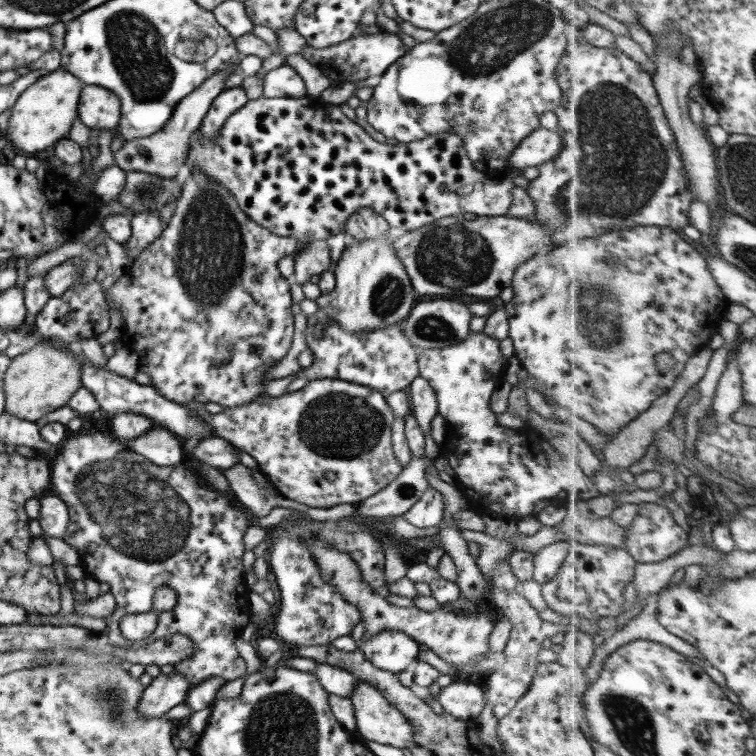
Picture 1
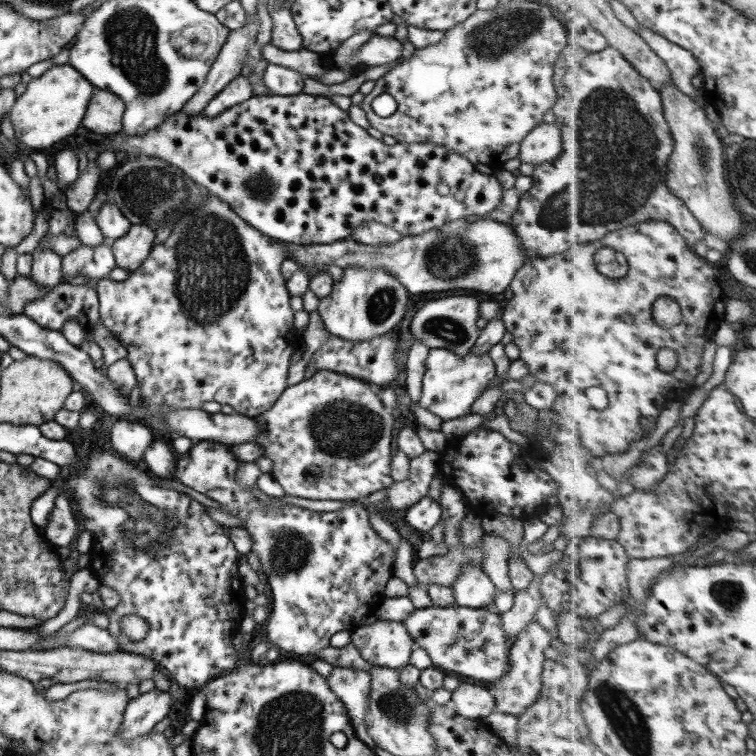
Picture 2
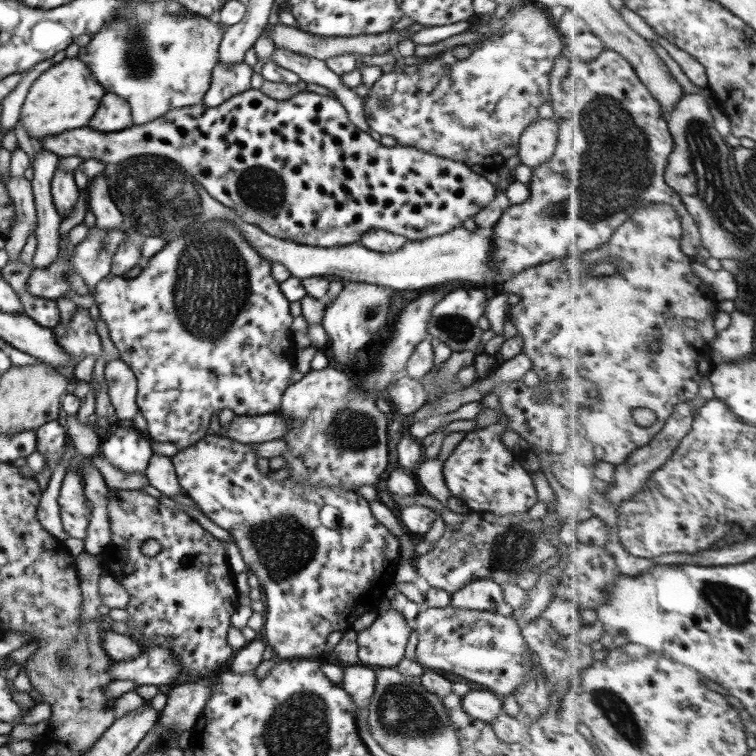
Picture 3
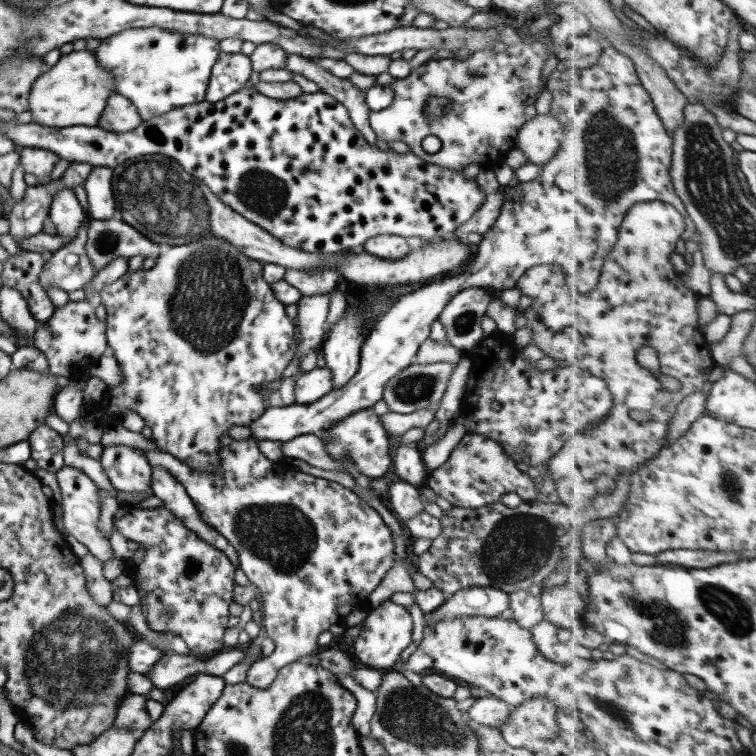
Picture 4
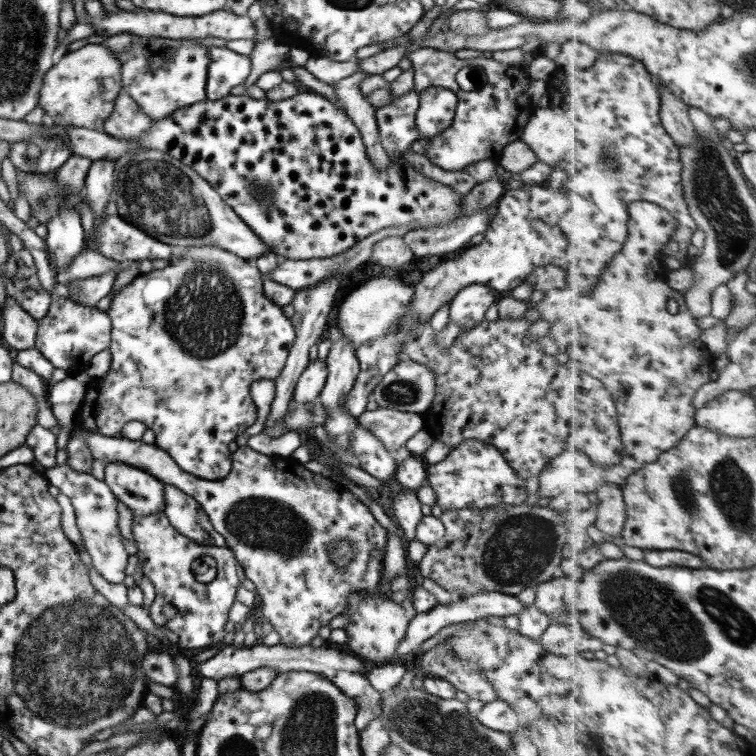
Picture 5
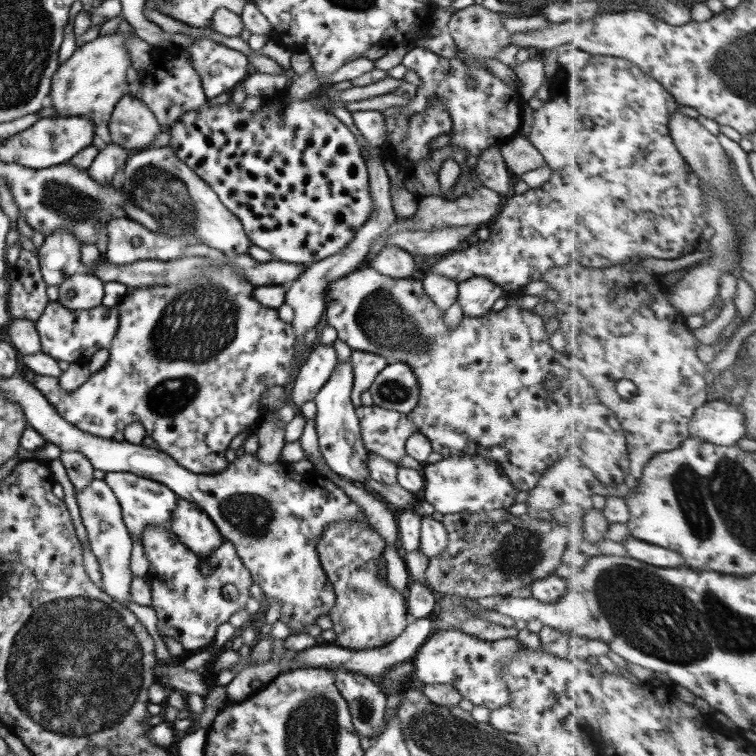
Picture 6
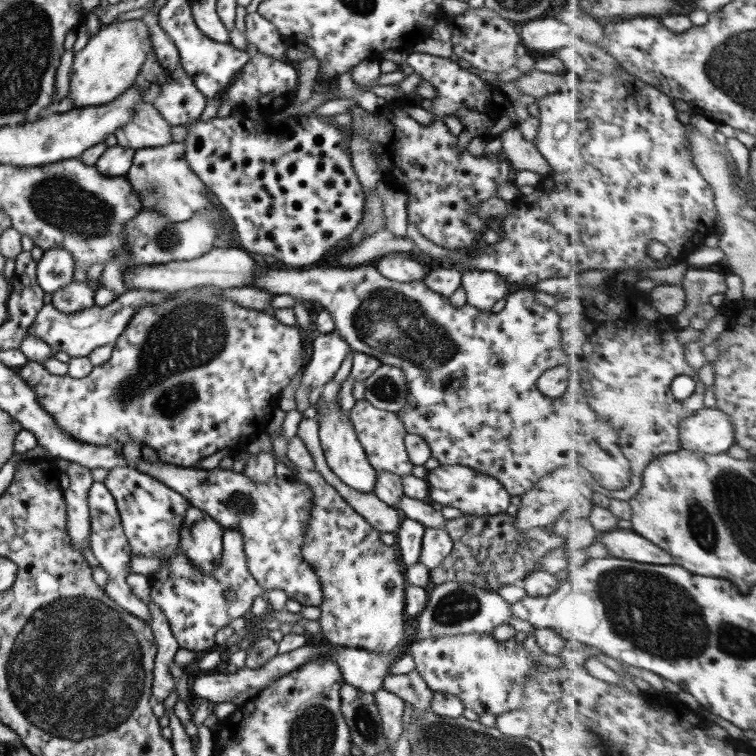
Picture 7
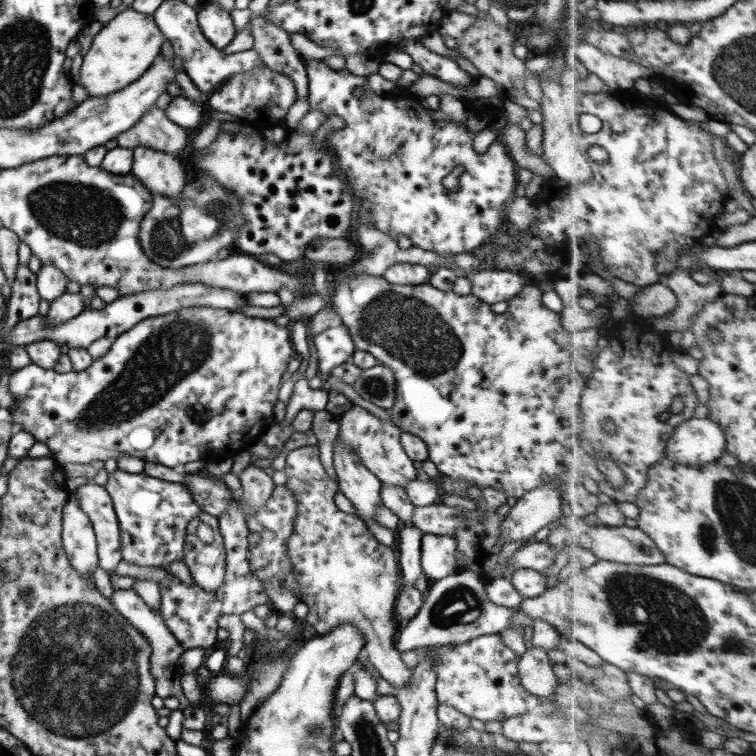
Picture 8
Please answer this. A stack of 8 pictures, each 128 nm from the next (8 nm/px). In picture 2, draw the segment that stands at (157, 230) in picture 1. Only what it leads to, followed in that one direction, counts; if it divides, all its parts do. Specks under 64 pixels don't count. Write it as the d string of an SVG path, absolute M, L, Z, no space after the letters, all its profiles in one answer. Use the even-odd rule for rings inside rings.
M132 225L128 234L111 244L118 267L127 271L136 270L150 254L156 232L144 225Z

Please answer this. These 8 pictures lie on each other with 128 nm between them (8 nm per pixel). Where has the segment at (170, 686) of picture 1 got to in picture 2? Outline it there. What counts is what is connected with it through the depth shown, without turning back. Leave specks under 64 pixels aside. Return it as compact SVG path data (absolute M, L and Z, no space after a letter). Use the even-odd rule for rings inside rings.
M155 688L140 694L128 704L119 736L124 740L132 740L150 732L154 725L174 715L175 704L169 690L162 692Z

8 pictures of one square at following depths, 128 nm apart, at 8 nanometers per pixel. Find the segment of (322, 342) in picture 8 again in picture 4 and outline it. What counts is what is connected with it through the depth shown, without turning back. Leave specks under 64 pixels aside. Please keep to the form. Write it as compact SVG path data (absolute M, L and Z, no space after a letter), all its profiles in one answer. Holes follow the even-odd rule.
M316 367L296 378L295 403L303 405L313 403L332 390L334 390L332 372L329 368Z

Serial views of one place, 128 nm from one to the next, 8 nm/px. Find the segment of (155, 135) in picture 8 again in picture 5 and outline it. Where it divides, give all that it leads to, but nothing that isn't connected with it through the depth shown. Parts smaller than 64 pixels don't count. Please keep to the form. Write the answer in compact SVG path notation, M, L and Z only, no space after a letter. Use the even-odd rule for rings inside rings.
M125 92L114 101L114 108L104 122L104 133L118 140L134 140L150 129L152 120L144 114L138 104Z

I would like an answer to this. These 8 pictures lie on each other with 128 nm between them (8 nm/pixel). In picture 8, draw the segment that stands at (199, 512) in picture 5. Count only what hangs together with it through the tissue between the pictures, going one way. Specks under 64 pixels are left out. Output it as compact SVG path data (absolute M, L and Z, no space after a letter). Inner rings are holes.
M204 511L193 518L187 526L183 561L186 563L194 584L204 591L218 591L224 584L226 569L226 551L223 545L223 536L219 531L219 519Z

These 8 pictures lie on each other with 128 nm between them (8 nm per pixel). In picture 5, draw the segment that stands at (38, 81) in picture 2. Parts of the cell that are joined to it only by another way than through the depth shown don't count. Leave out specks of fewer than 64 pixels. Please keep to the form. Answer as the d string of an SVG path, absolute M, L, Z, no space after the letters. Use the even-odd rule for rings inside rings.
M87 43L75 51L68 51L55 65L46 72L44 84L40 90L38 106L42 107L45 120L61 127L79 127L97 130L104 133L104 120L110 117L114 101L124 89L121 79L121 62L117 54L102 43Z

